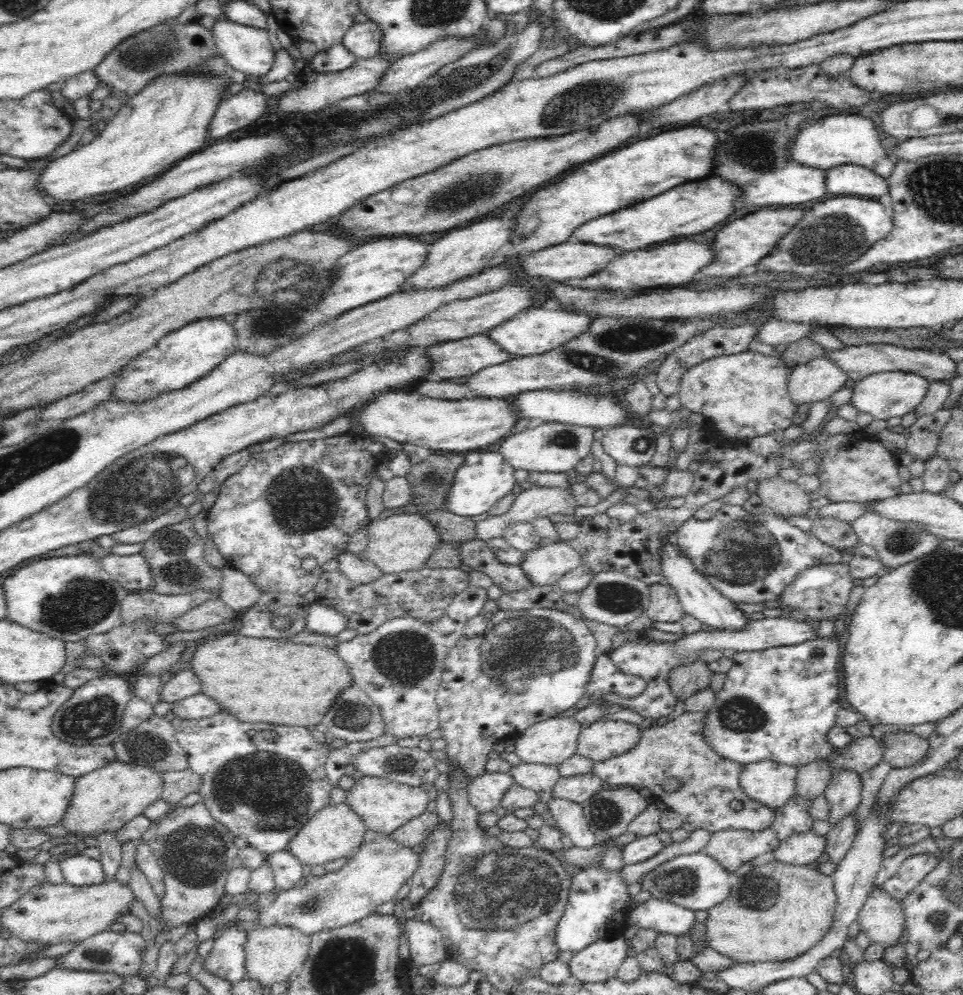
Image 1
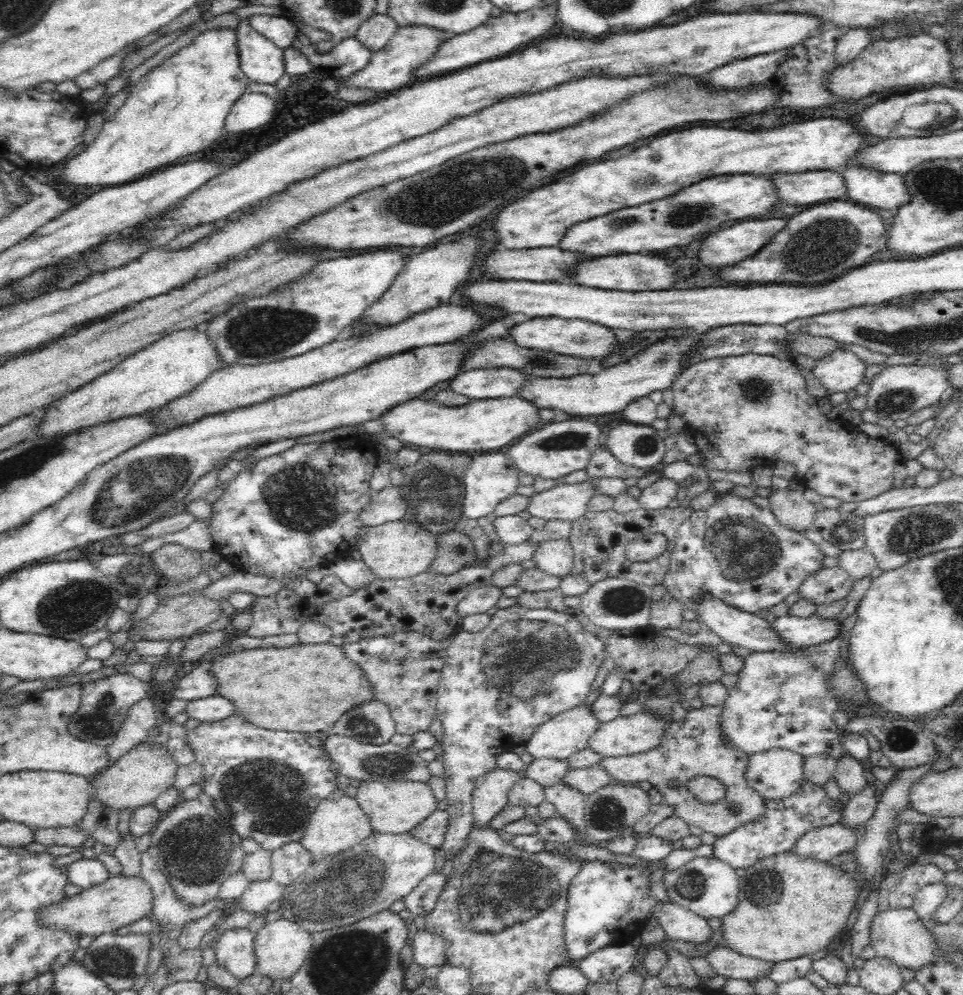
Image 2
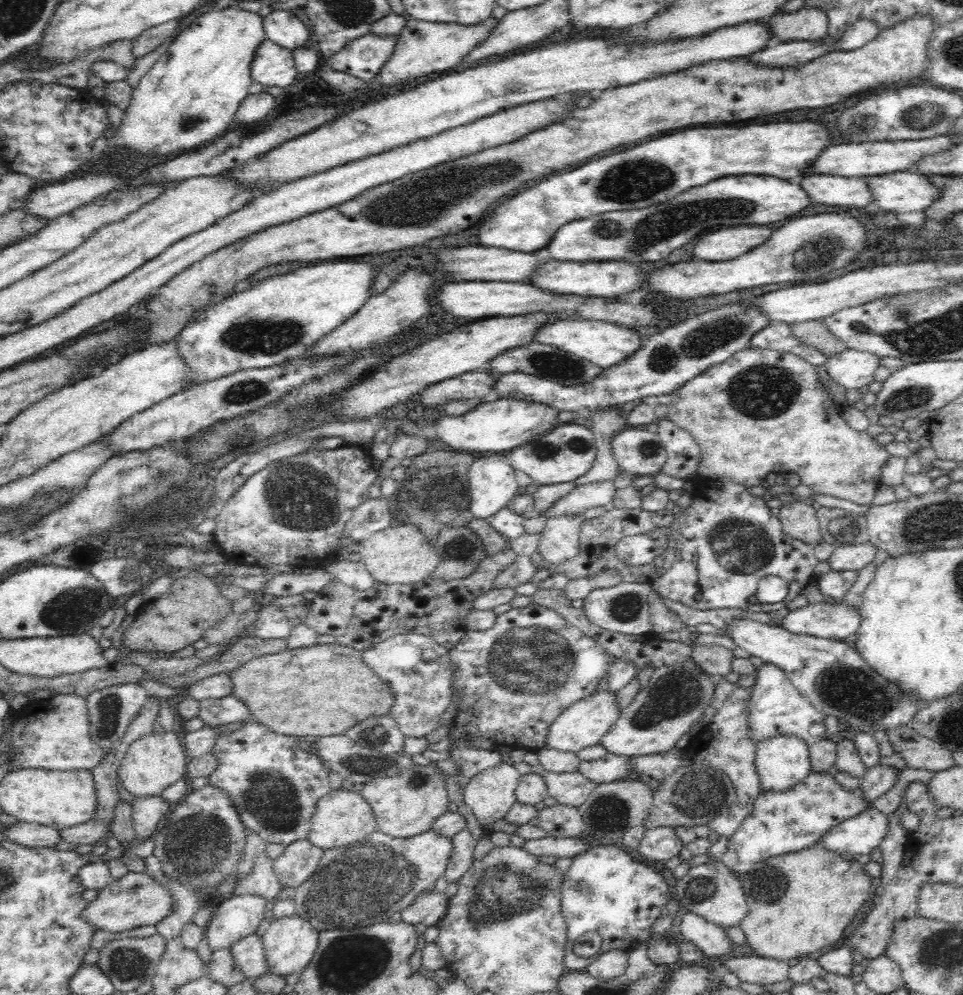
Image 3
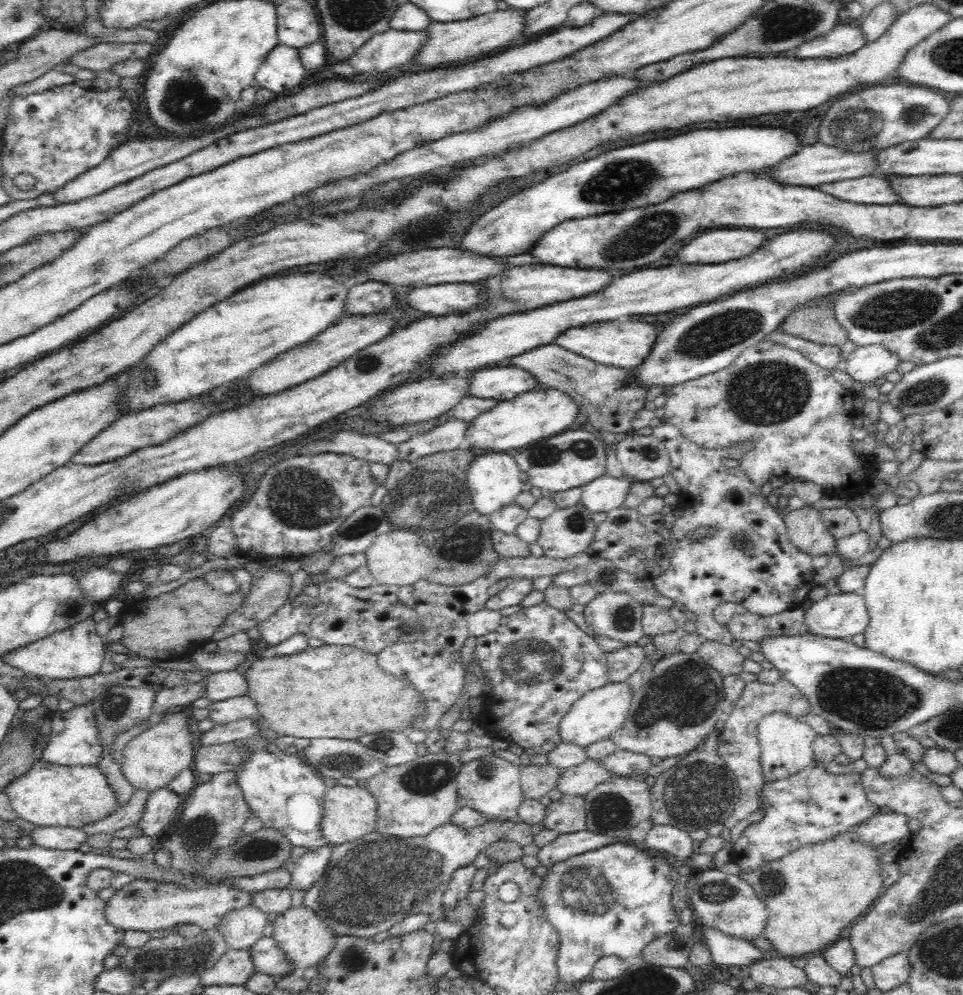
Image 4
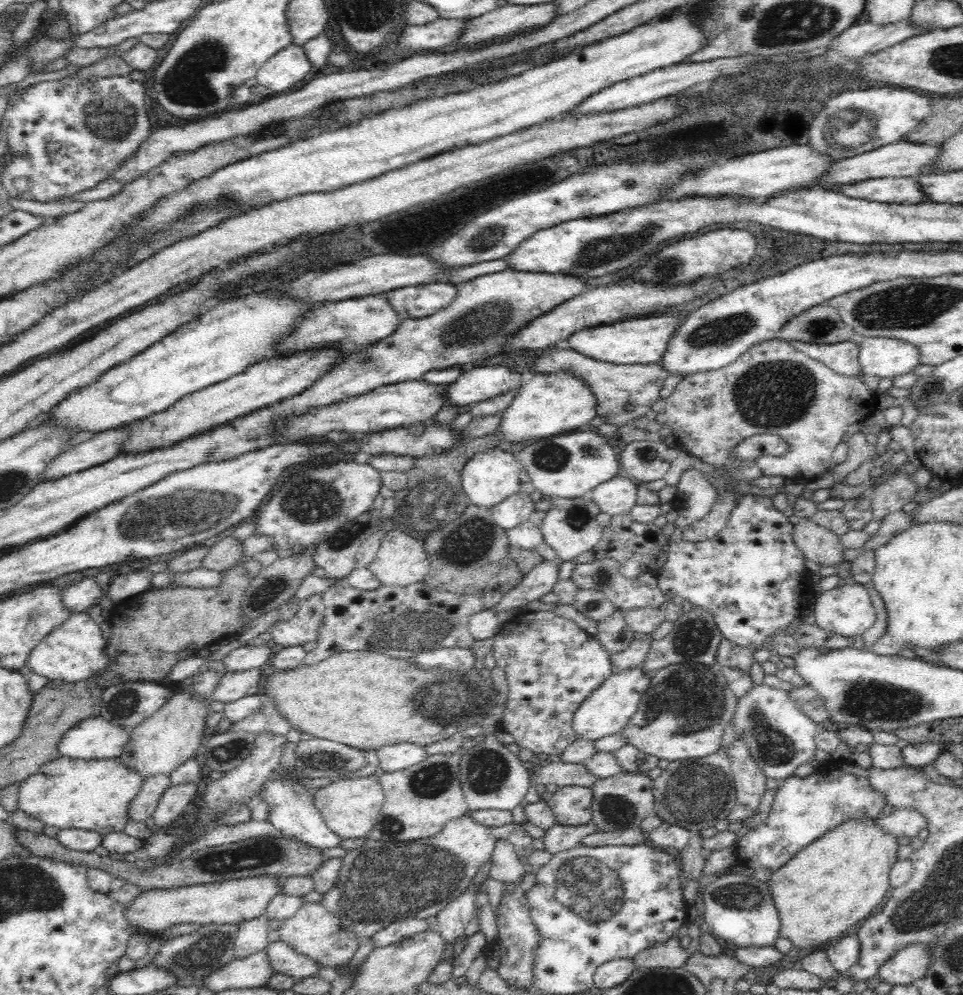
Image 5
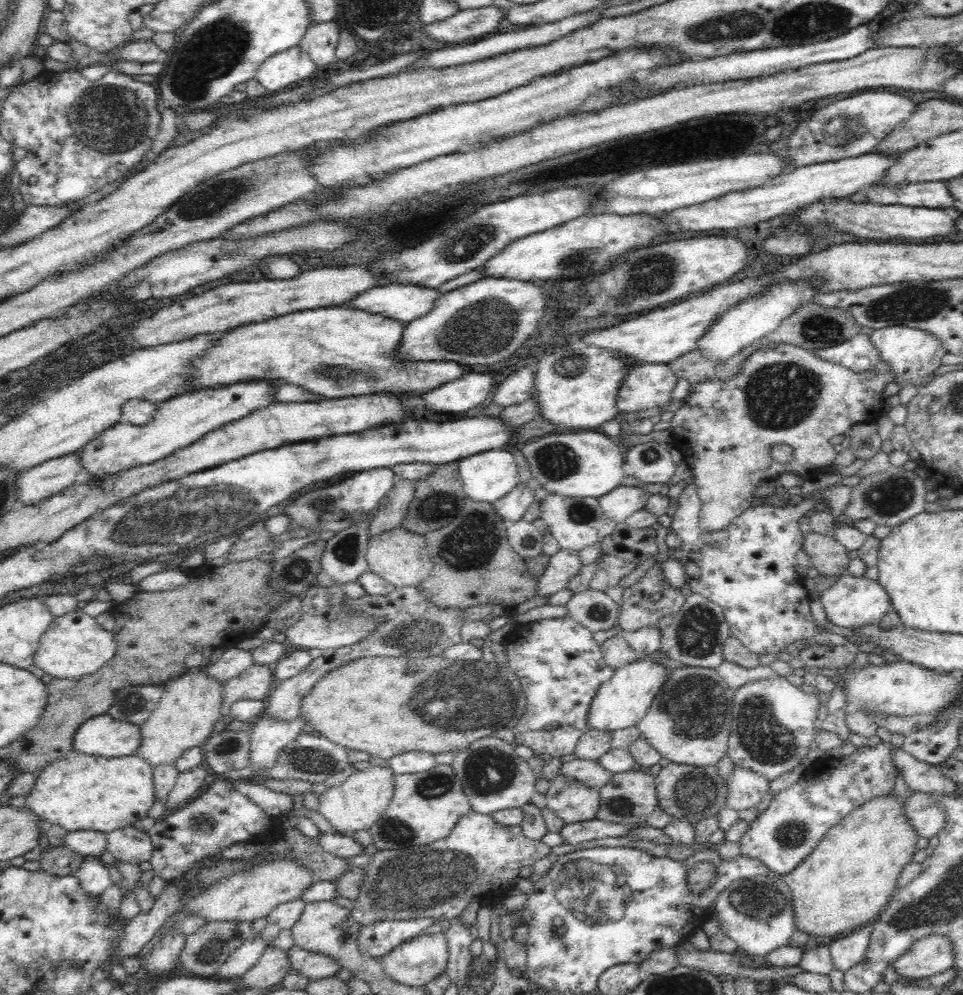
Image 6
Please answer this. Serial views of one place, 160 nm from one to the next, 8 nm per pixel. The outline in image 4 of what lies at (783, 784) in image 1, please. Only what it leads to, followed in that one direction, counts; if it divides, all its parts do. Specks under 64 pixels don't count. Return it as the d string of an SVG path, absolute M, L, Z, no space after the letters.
M782 711L773 712L763 717L758 722L758 738L761 771L765 782L788 778L814 761L811 746L817 734L805 720L795 720L795 718Z

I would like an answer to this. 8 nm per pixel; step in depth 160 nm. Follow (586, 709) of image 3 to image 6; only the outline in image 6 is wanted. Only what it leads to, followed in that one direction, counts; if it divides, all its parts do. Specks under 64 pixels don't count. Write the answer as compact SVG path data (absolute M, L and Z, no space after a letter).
M648 656L615 669L610 680L602 683L592 698L586 716L589 730L612 732L636 725L650 708L652 698L658 694L660 687L664 686L668 674L670 670L666 670L658 662L652 662Z

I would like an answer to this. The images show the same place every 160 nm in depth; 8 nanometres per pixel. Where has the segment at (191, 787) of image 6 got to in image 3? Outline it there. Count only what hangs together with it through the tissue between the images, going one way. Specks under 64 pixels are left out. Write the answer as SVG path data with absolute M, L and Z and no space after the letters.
M160 795L136 797L132 805L132 826L137 838L150 838L157 832L173 805Z

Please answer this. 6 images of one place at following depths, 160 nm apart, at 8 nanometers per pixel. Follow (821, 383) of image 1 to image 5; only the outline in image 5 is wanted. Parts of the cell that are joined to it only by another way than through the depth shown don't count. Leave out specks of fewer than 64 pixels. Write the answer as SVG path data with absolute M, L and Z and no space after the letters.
M870 337L858 344L858 363L864 375L894 378L912 372L920 364L920 353L906 341Z

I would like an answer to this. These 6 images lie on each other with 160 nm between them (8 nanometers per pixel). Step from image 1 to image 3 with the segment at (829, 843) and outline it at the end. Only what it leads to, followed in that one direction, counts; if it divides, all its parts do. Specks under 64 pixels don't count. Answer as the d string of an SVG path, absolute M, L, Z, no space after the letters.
M876 765L867 768L860 784L860 793L866 805L874 806L874 802L888 792L897 781L898 769L893 766Z

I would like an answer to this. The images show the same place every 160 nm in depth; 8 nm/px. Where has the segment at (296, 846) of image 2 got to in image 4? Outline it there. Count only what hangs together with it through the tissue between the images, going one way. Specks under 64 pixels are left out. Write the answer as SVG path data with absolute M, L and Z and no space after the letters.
M326 845L307 847L307 851L300 856L294 866L288 870L288 890L306 890L322 876L328 858L330 847Z

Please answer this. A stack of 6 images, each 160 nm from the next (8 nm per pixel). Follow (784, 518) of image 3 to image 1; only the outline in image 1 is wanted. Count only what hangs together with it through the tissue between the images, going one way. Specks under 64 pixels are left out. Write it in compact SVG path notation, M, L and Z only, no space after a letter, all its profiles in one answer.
M780 476L757 482L757 495L768 511L782 517L805 516L811 508L810 498L798 484Z

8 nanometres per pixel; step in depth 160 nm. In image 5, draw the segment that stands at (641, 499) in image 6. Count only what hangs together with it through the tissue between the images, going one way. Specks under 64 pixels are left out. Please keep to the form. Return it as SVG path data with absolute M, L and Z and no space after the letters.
M621 475L595 487L588 497L599 507L600 513L614 517L630 513L637 504L637 488L637 482Z

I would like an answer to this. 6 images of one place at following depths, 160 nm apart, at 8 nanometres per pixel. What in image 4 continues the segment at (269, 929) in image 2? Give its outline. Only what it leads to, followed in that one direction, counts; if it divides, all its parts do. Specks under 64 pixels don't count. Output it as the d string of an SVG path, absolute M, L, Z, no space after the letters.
M300 905L292 907L279 915L268 935L276 942L278 949L285 953L286 959L293 966L293 971L318 965L333 948L337 936L324 922L316 917L314 911Z

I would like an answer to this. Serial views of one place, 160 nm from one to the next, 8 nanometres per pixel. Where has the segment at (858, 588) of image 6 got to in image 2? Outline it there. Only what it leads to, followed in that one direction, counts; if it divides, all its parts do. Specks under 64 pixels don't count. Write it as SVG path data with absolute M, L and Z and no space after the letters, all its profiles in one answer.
M788 614L776 617L770 624L776 635L794 648L812 646L832 640L840 634L840 625L834 619L820 619L817 615L800 618Z

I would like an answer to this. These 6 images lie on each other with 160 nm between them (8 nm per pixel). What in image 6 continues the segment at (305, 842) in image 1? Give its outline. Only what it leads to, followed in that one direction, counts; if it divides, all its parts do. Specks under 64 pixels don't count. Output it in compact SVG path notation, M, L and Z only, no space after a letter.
M374 762L368 769L354 771L338 786L328 787L319 794L317 811L338 833L368 831L375 824L383 824L383 814L394 792L392 770L383 762Z

